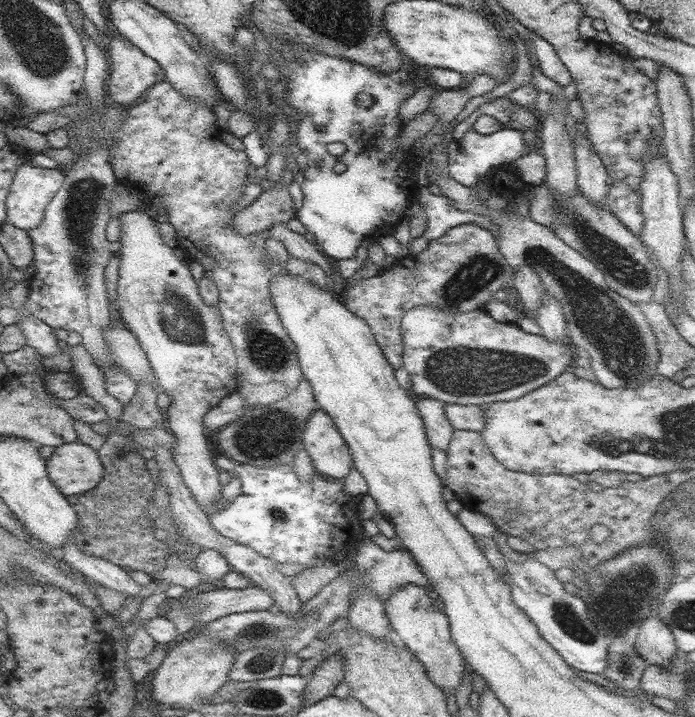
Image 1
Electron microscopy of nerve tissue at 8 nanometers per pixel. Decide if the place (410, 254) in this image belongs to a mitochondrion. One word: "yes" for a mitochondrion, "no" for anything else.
no

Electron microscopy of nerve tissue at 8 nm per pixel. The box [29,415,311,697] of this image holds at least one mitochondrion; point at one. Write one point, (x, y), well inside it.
(259, 630)

